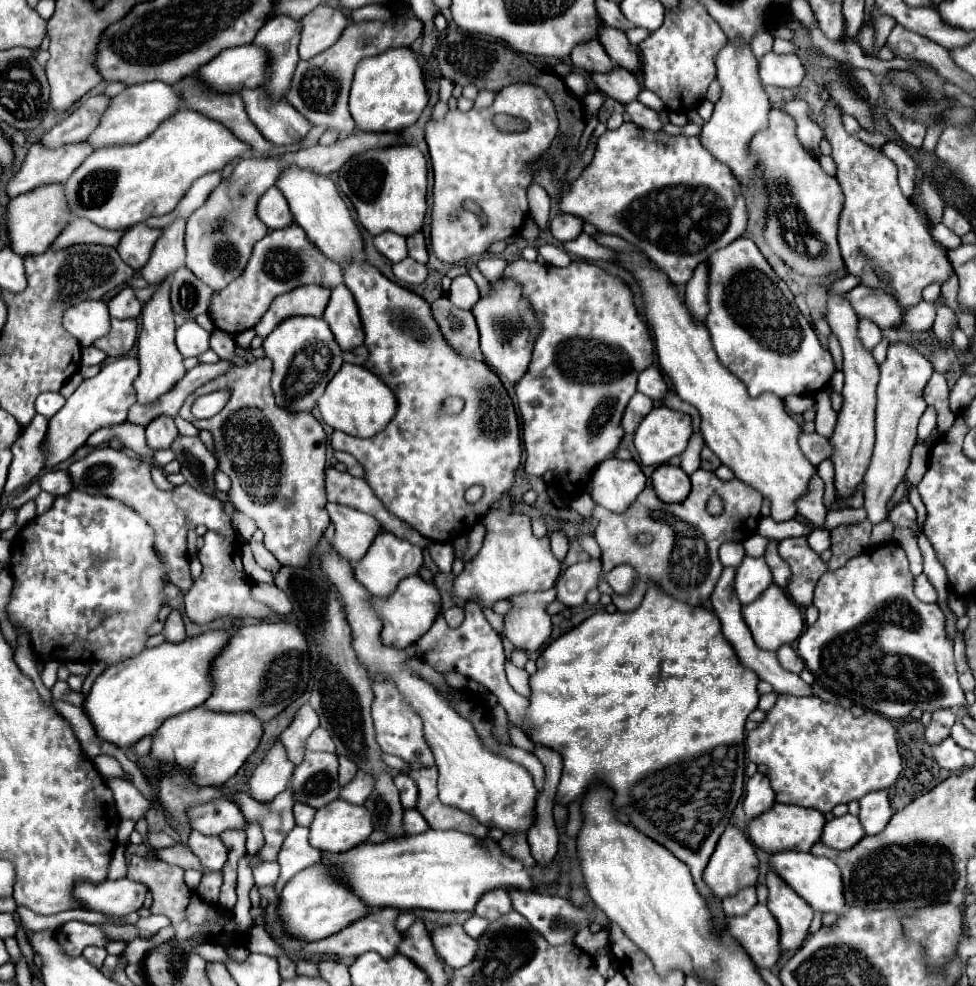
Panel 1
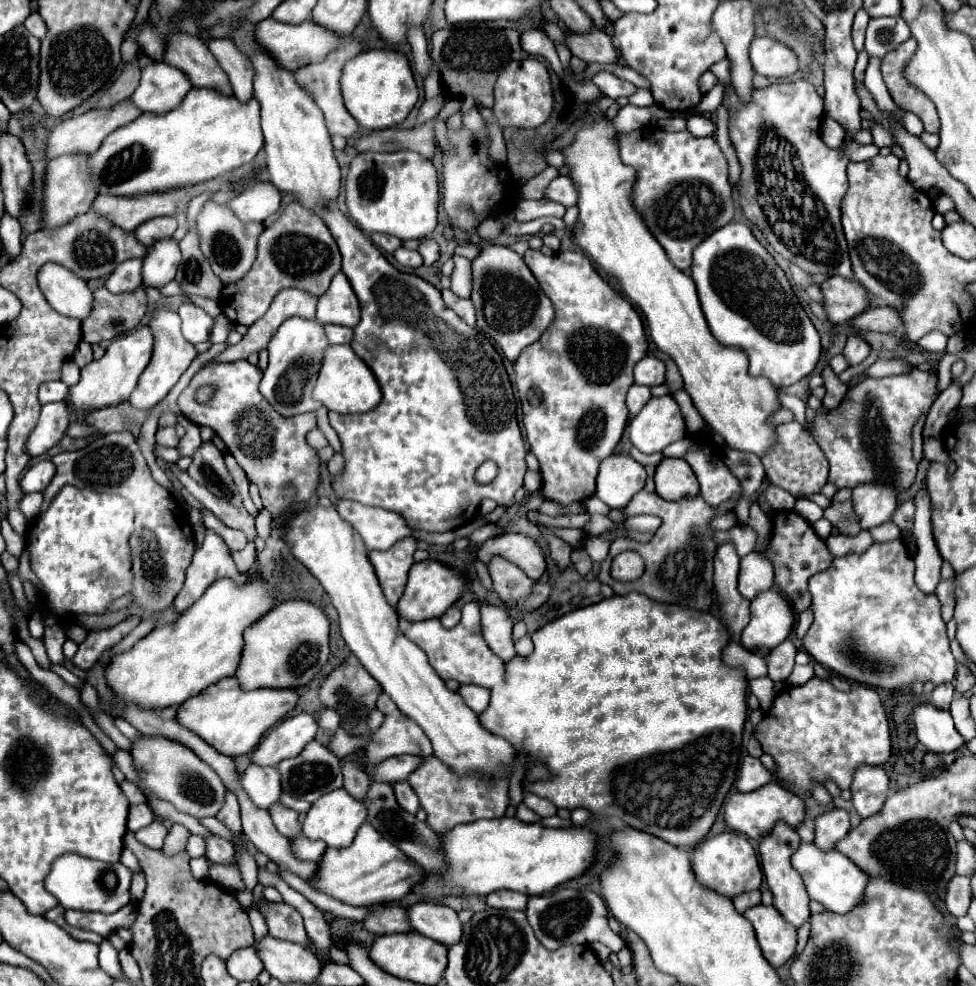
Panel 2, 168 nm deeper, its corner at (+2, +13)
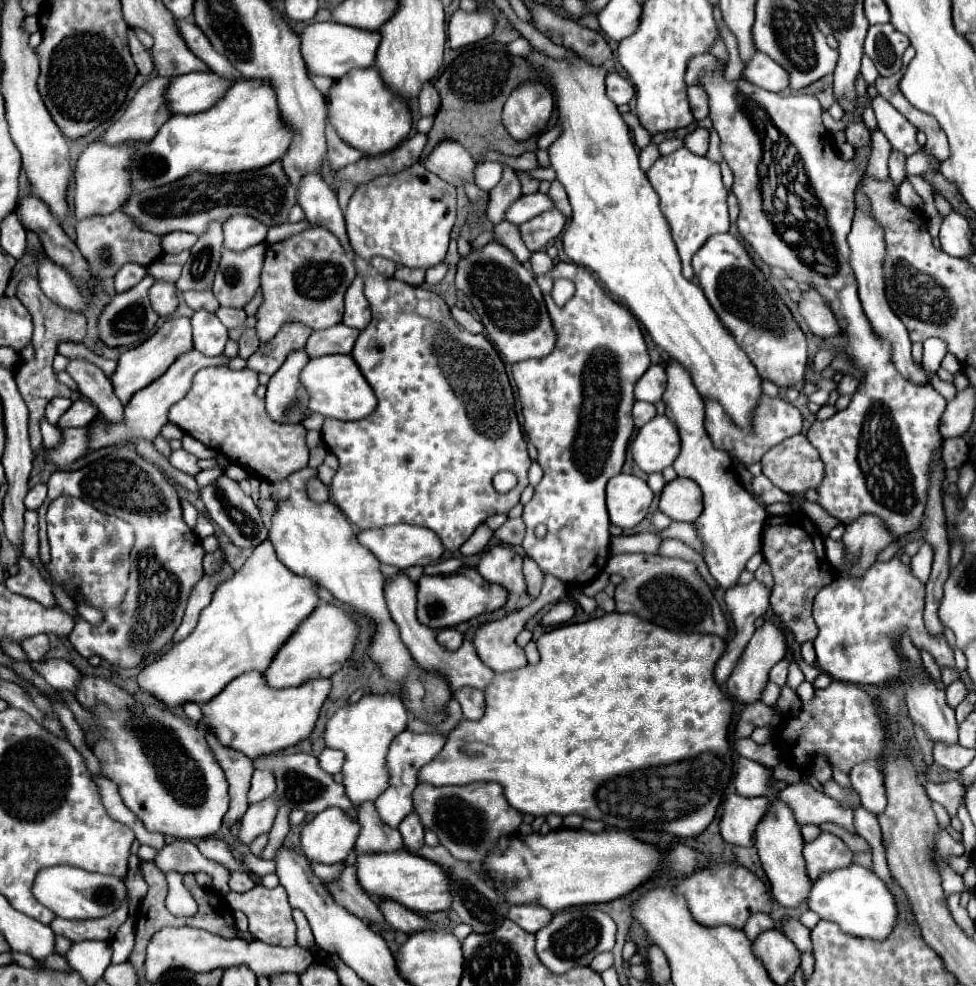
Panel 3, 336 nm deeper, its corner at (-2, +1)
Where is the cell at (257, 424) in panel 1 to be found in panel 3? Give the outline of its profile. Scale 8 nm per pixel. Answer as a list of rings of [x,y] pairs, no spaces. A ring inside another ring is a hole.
[[[206,367],[196,373],[186,397],[172,405],[168,419],[206,447],[224,453],[248,471],[250,477],[272,483],[308,465],[306,429],[302,425],[272,421],[264,411],[264,401],[256,397],[256,387],[258,373],[252,369],[234,371],[228,367]]]

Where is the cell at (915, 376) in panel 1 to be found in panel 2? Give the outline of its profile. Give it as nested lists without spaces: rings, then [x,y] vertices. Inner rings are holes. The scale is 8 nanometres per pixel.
[[[858,485],[852,493],[854,515],[860,521],[862,529],[878,527],[892,519],[892,513],[898,507],[898,495],[888,485]]]

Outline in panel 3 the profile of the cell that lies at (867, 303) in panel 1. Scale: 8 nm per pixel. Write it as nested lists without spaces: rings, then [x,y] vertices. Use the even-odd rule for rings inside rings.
[[[814,289],[804,291],[804,297],[800,301],[800,313],[806,319],[806,323],[814,335],[834,337],[834,335],[842,333],[832,307],[828,305],[828,301],[822,295],[814,293]]]

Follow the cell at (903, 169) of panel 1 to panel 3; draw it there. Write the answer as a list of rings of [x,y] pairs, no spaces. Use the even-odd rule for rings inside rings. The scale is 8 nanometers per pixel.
[[[904,181],[904,183],[900,185],[900,189],[898,189],[898,199],[900,199],[902,205],[912,207],[912,209],[916,209],[916,207],[922,203],[922,199],[916,195],[916,191],[912,189],[912,185],[910,185],[908,181]]]

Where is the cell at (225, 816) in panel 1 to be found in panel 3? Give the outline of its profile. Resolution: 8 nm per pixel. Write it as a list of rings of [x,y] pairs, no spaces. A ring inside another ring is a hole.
[[[104,705],[94,713],[102,733],[86,733],[88,745],[100,759],[102,769],[108,779],[118,785],[124,805],[134,811],[146,825],[148,831],[158,831],[162,835],[172,835],[176,839],[204,839],[212,837],[228,811],[228,783],[222,767],[216,763],[208,743],[206,733],[194,723],[174,717],[168,709],[160,711],[156,707],[136,705],[134,709],[110,713]]]

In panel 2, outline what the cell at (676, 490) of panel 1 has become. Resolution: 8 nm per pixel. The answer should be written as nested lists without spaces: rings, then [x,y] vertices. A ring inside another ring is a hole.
[[[662,459],[662,463],[656,467],[654,481],[656,493],[666,501],[696,497],[700,491],[698,479],[684,459]]]

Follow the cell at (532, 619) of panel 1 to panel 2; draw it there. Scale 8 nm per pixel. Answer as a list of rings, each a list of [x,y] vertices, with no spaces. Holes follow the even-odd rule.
[[[494,555],[488,563],[488,573],[494,583],[494,591],[502,601],[516,601],[530,595],[534,581],[514,563],[506,561],[500,555]]]

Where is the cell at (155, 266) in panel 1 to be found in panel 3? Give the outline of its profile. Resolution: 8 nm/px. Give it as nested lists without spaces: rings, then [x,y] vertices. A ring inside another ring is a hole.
[[[154,279],[154,285],[148,293],[150,293],[152,307],[160,317],[172,315],[174,309],[178,307],[178,289],[176,289],[176,283],[172,281]]]

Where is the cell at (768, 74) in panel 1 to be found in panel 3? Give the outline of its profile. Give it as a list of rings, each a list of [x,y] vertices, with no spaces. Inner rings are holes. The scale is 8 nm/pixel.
[[[756,53],[752,61],[746,65],[744,75],[750,83],[766,89],[766,91],[782,91],[788,87],[788,73],[782,69],[782,65],[776,65],[766,53]]]

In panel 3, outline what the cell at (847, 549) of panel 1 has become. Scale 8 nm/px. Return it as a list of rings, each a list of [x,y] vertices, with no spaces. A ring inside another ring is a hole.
[[[804,501],[804,513],[806,515],[810,515],[810,519],[812,519],[812,523],[820,529],[820,535],[822,537],[828,537],[828,533],[830,533],[830,529],[834,529],[840,521],[836,519],[836,517],[832,517],[822,505],[818,505],[818,503],[810,503],[810,501]]]

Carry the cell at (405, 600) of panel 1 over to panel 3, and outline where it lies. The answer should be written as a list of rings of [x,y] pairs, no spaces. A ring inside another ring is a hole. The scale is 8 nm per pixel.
[[[462,569],[452,575],[422,575],[418,579],[418,621],[430,629],[456,627],[482,613],[492,613],[506,603],[508,593],[480,577],[476,569]]]

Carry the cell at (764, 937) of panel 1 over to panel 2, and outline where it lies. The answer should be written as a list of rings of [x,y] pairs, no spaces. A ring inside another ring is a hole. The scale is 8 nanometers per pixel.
[[[756,905],[750,907],[744,917],[752,923],[756,939],[768,963],[772,967],[784,965],[796,951],[796,929],[778,913],[776,907]]]

